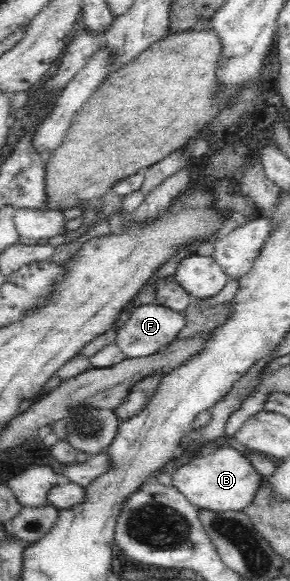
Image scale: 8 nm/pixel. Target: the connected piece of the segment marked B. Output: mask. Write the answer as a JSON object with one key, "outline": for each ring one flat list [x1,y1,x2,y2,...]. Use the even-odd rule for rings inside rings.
{"outline":[[230,445,221,446,213,454,193,457,170,473,172,485,197,510,223,512,243,511,252,504,262,476,249,464,247,457]]}

